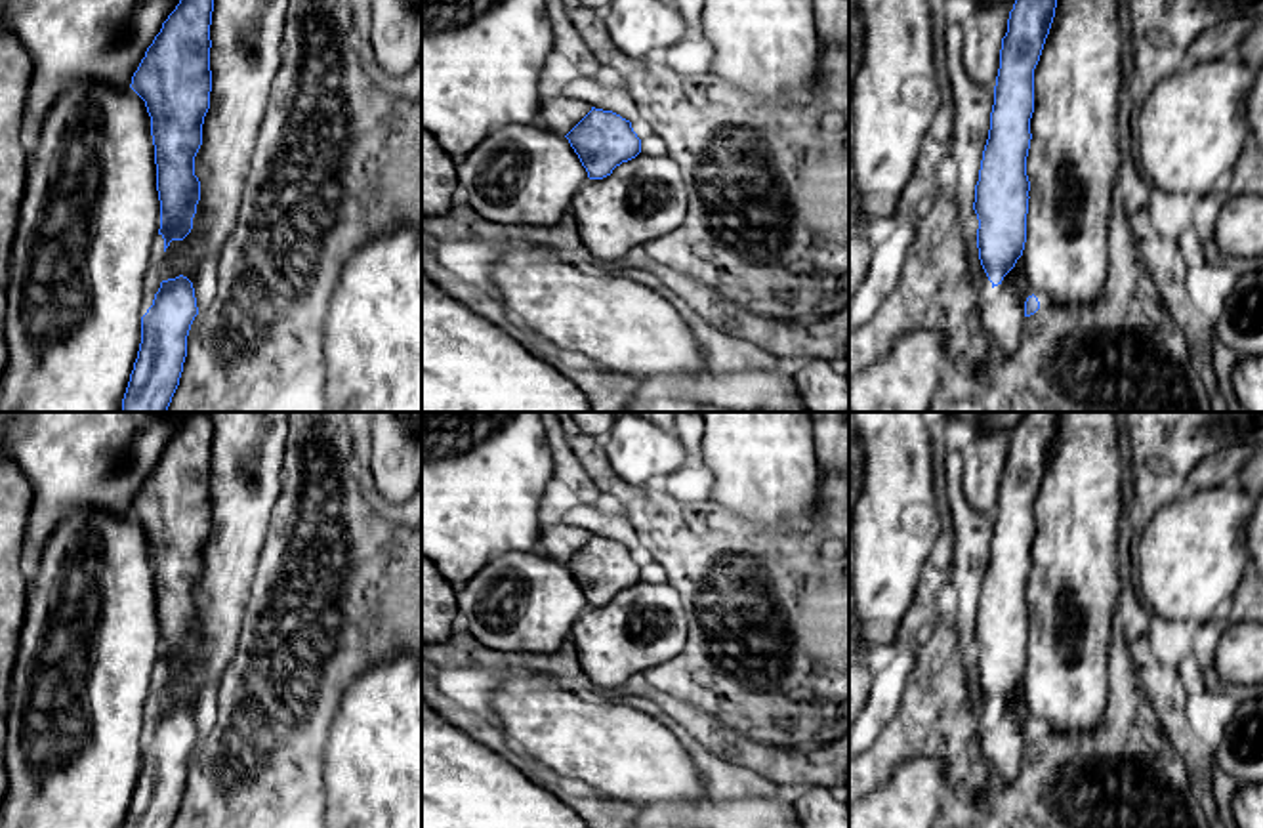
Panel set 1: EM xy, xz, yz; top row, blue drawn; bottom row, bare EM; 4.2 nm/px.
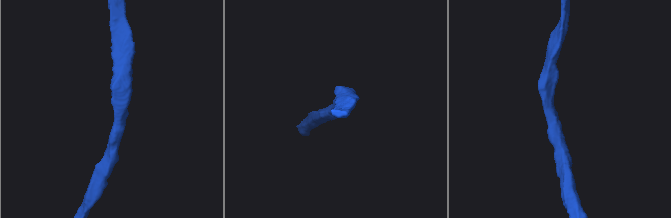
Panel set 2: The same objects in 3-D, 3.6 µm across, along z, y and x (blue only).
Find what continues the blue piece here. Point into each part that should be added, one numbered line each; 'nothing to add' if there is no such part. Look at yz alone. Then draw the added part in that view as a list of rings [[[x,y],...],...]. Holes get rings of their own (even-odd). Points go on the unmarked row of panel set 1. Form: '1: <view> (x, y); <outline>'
1: yz (1073, 590); [[[1059,412],[1055,445],[1034,496],[1025,696],[1044,736],[1099,727],[1108,702],[1108,651],[1120,586],[1124,515],[1116,412]]]

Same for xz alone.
1: xz (645, 624); [[[639,580],[611,603],[588,607],[570,639],[588,685],[611,694],[630,675],[677,656],[687,631],[679,591],[670,582]]]

